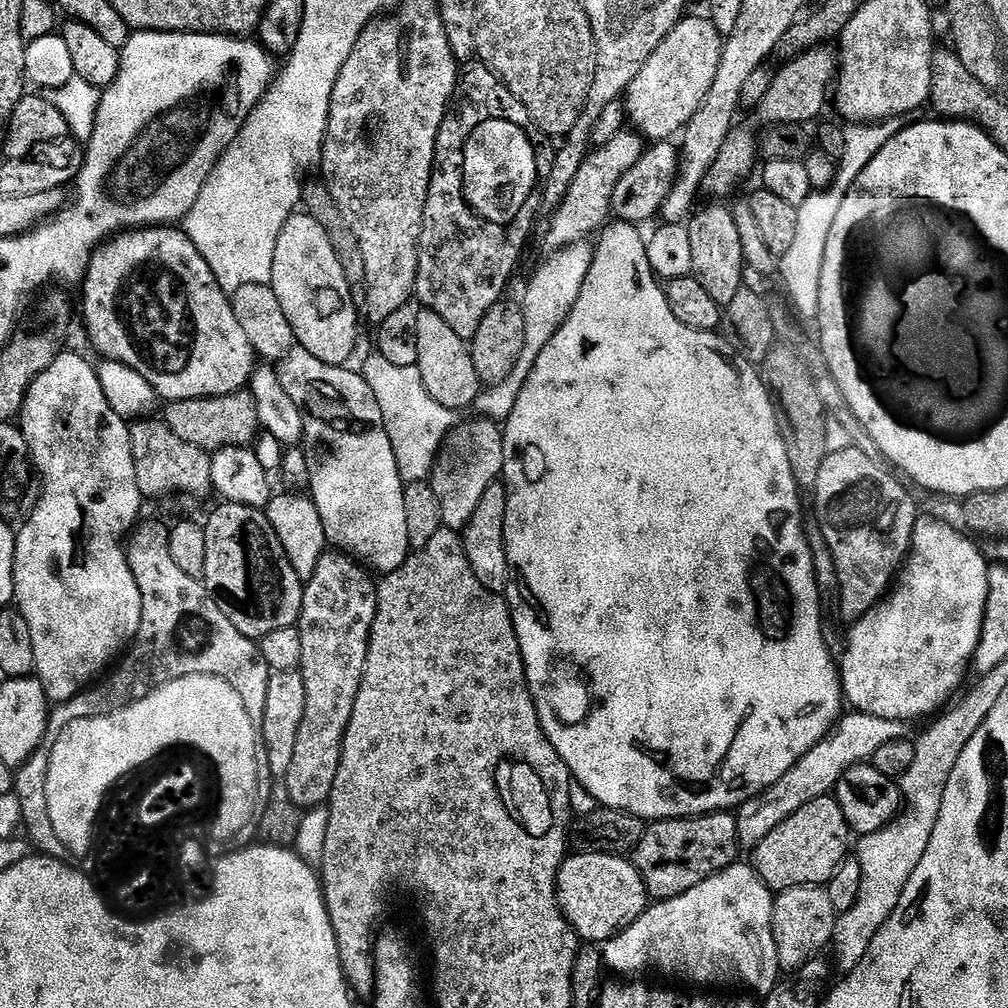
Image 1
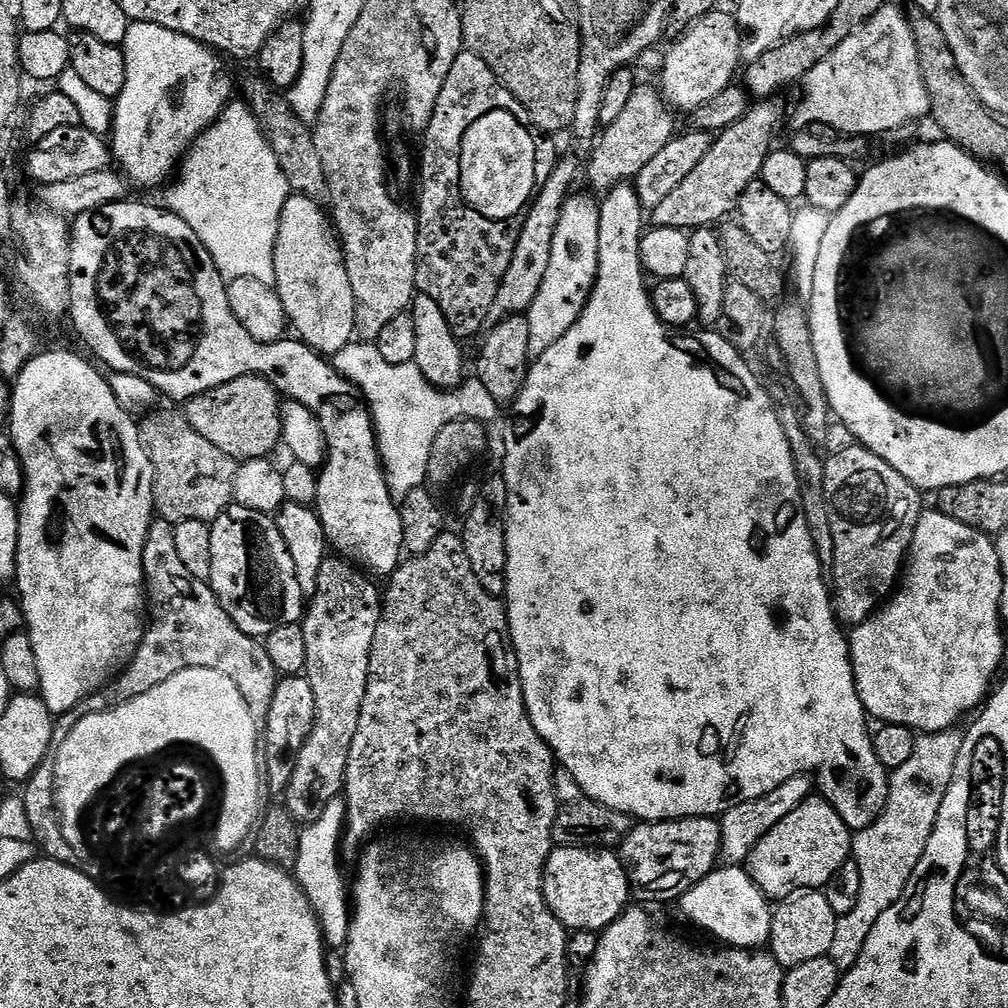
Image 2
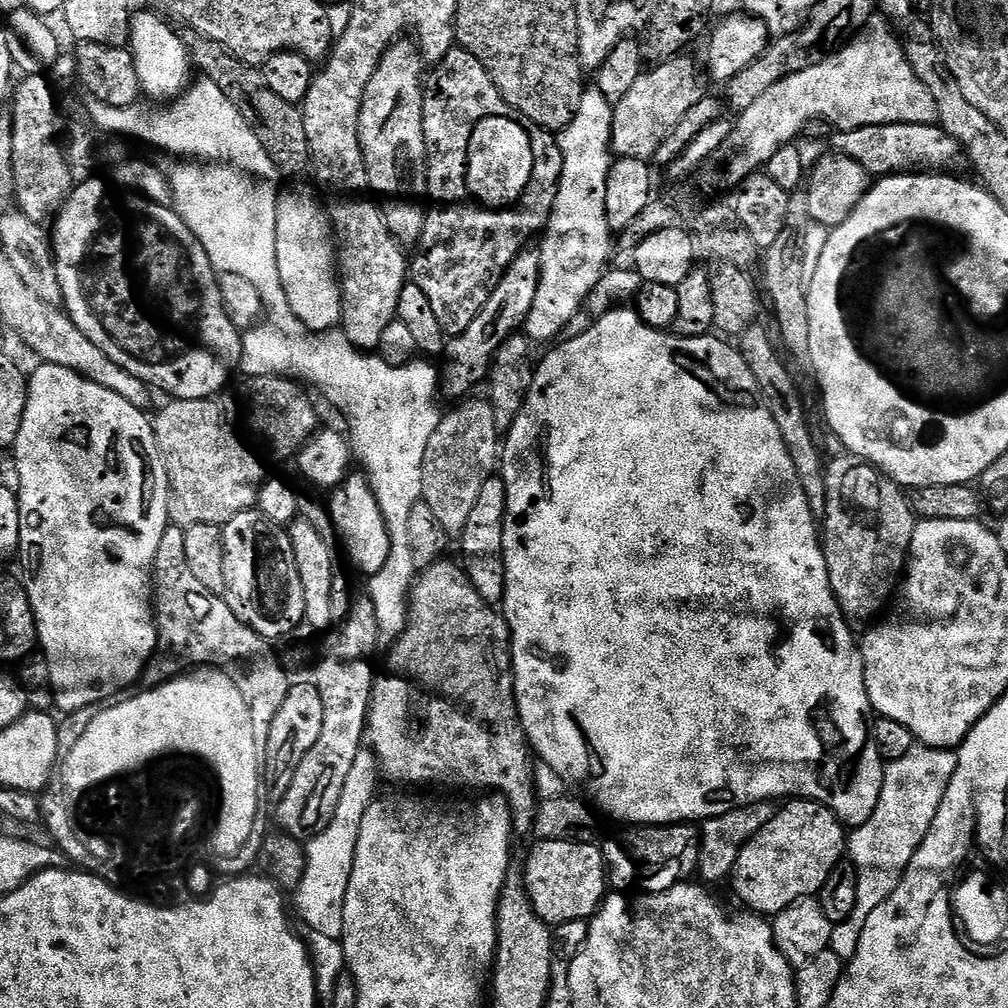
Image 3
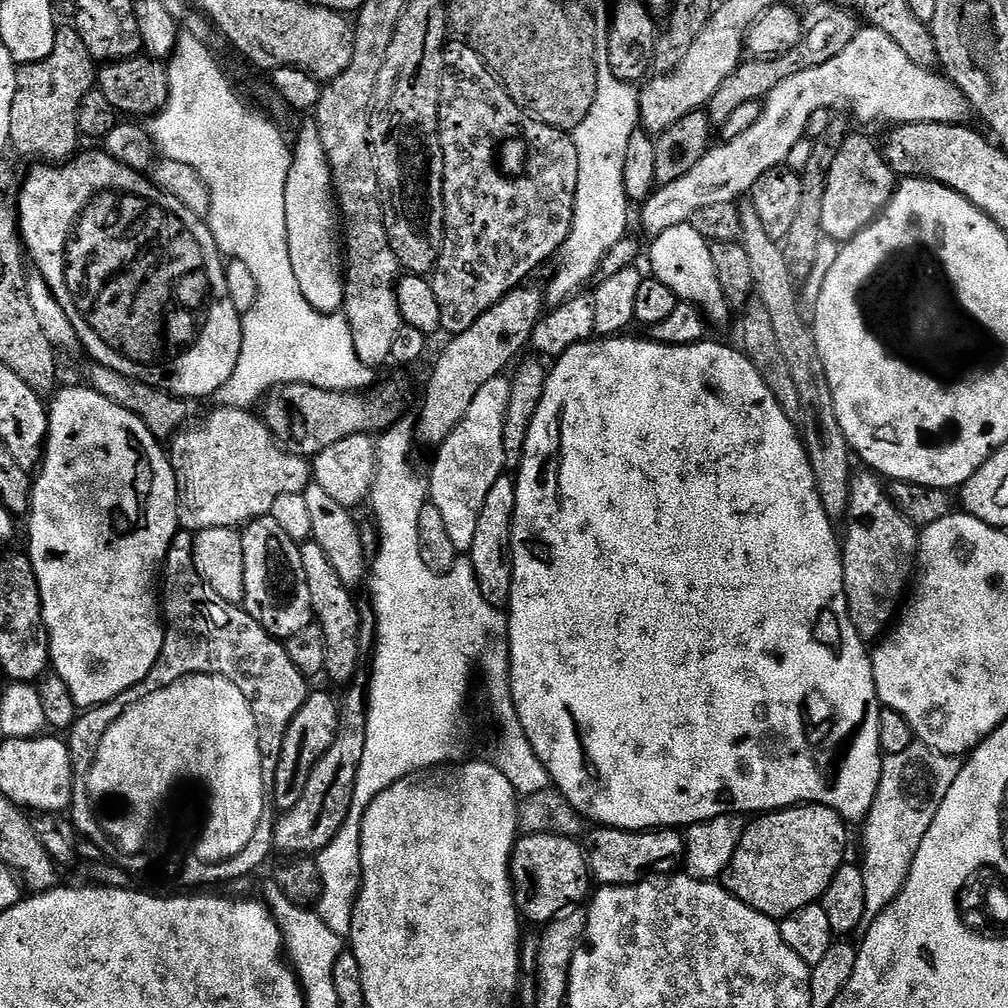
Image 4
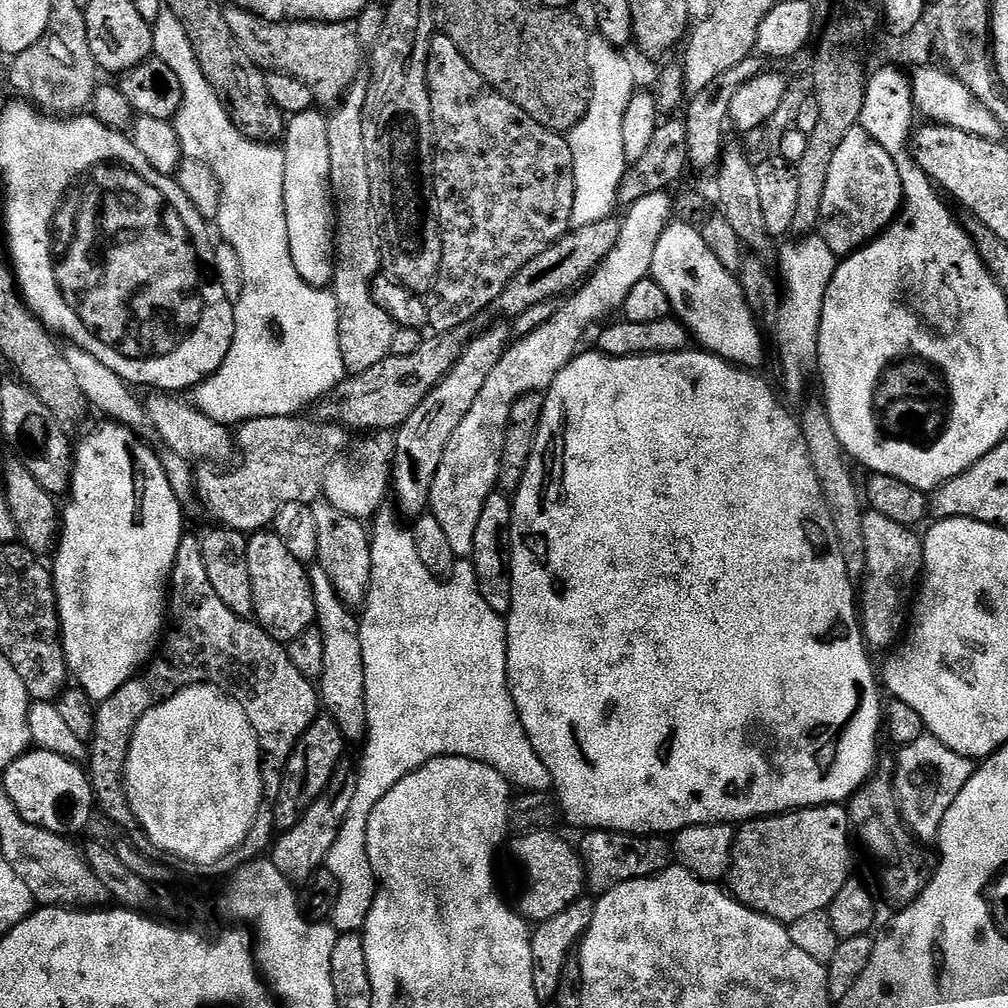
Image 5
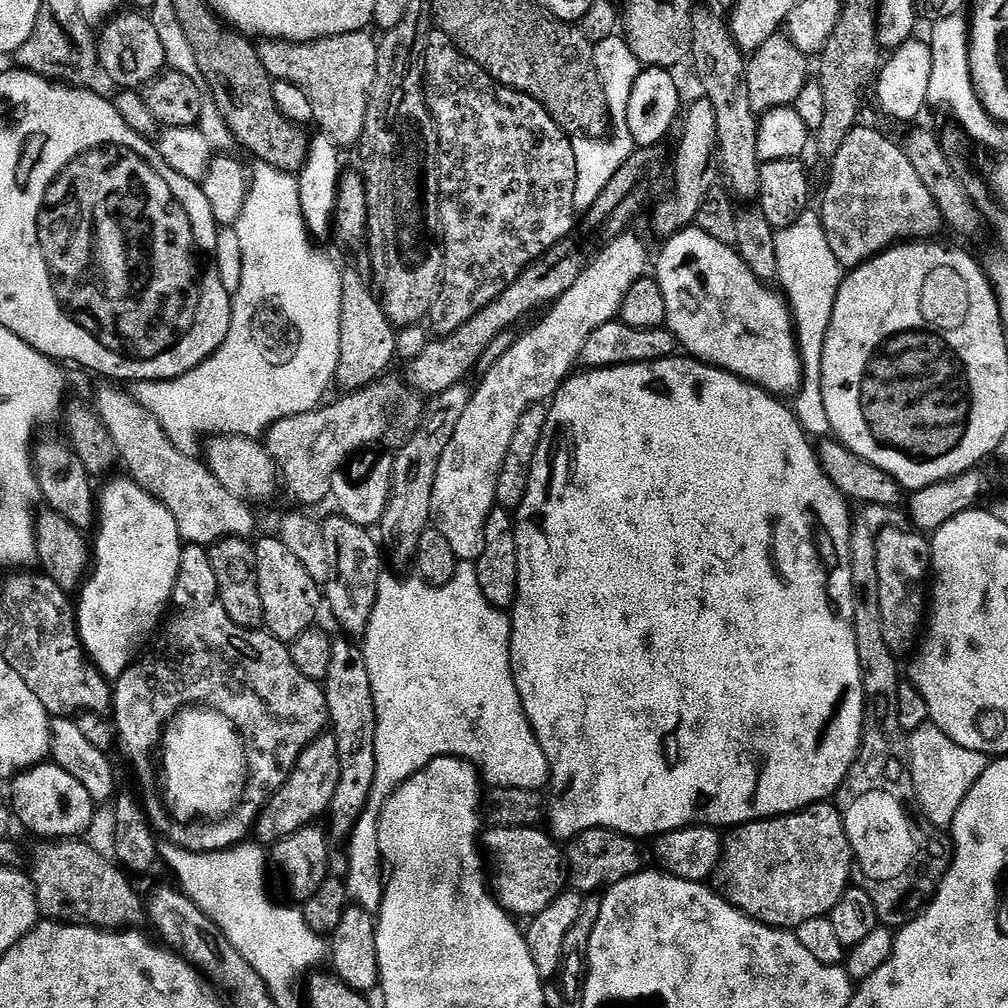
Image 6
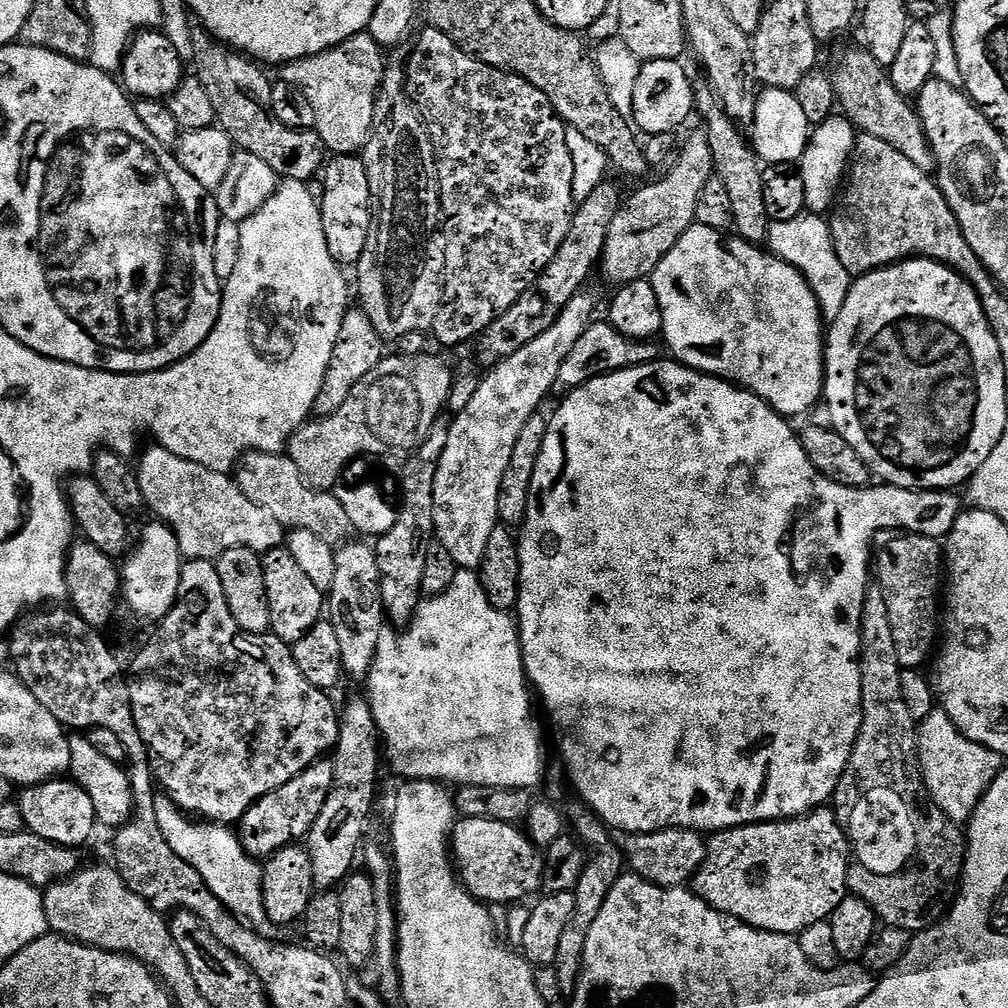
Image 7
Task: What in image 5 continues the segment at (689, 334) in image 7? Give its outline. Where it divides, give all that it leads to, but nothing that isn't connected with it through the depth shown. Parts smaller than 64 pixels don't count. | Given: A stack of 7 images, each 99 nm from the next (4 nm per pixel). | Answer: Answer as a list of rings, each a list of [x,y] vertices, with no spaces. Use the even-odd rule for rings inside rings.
[[[679,222],[669,224],[662,238],[658,238],[650,276],[658,282],[658,286],[662,286],[662,290],[666,290],[666,298],[670,298],[676,319],[684,323],[694,337],[695,343],[697,340],[700,343],[697,345],[703,351],[721,356],[724,360],[742,368],[759,369],[759,364],[764,360],[764,336],[760,333],[761,325],[746,302],[746,294],[740,285],[737,273],[722,266],[722,262],[714,258],[714,250],[706,246],[699,227]]]

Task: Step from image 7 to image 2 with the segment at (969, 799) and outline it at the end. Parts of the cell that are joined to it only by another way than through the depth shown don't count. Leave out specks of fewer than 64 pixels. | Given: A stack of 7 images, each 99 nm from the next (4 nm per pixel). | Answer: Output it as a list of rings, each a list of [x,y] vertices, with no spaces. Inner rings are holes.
[[[959,727],[948,728],[944,732],[925,732],[917,735],[914,754],[902,766],[890,772],[888,777],[888,797],[884,813],[869,828],[852,837],[852,855],[861,871],[861,889],[857,905],[850,914],[839,917],[834,930],[834,943],[830,945],[828,957],[841,970],[847,970],[858,962],[874,922],[902,898],[922,854],[926,842],[936,825],[938,810],[950,790],[954,778],[954,766],[958,766],[958,754],[962,754],[964,732]]]

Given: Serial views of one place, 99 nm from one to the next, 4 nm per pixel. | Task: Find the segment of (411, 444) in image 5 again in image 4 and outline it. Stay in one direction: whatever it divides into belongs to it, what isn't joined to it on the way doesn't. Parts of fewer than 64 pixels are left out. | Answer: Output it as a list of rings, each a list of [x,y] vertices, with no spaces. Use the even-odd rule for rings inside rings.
[[[528,287],[514,288],[505,294],[499,302],[490,306],[490,310],[486,310],[477,318],[474,326],[455,333],[449,339],[452,341],[441,350],[440,357],[437,358],[436,365],[432,368],[432,377],[428,380],[428,393],[425,394],[424,401],[420,404],[420,417],[414,420],[415,439],[419,443],[421,440],[429,450],[439,448],[445,438],[452,433],[454,426],[458,426],[458,422],[464,417],[466,410],[470,410],[470,402],[474,402],[474,394],[478,394],[478,390],[482,390],[482,386],[486,386],[486,382],[490,382],[495,376],[501,375],[505,371],[504,367],[508,363],[511,365],[521,355],[519,352],[526,348],[532,331],[542,316],[542,309],[540,310],[540,300],[542,304],[541,289],[539,292],[536,288]]]

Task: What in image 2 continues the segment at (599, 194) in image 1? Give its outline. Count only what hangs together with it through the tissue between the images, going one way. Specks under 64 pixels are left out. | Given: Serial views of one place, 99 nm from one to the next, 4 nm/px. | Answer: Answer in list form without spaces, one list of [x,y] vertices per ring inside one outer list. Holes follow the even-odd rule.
[[[637,86],[634,94],[630,94],[630,102],[626,102],[622,114],[618,114],[618,119],[607,124],[599,133],[590,153],[592,161],[586,164],[586,180],[588,176],[589,182],[592,183],[591,191],[606,194],[620,184],[635,181],[642,166],[651,162],[660,153],[662,146],[672,141],[677,128],[671,115],[673,116],[673,113],[668,104],[655,87],[652,89]]]

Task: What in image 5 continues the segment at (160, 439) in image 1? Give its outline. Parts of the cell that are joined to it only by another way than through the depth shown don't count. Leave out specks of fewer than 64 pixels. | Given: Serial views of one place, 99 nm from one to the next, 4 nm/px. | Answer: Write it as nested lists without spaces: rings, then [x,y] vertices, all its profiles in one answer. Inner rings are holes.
[[[271,416],[239,425],[238,452],[244,455],[240,468],[198,480],[198,500],[200,496],[217,525],[251,534],[267,529],[282,506],[290,502],[312,504],[321,499],[326,470],[349,447],[349,433],[338,424],[311,424],[300,419],[304,418]]]

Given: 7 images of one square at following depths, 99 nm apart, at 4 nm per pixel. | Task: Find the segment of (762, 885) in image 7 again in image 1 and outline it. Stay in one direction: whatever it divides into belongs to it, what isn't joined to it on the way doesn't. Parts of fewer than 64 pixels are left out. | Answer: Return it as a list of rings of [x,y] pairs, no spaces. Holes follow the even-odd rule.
[[[835,795],[814,798],[790,814],[751,853],[750,863],[767,888],[779,894],[794,886],[824,886],[832,880],[850,852],[850,829]]]

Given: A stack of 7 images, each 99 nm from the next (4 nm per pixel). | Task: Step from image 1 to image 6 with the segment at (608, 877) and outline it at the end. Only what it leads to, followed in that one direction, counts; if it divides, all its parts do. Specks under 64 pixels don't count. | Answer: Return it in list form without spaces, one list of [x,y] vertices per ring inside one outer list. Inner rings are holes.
[[[492,826],[482,836],[482,848],[492,875],[490,887],[498,903],[516,918],[531,918],[542,914],[542,910],[546,910],[546,906],[550,906],[550,902],[560,896],[566,884],[561,845],[547,831],[540,831],[539,827]]]

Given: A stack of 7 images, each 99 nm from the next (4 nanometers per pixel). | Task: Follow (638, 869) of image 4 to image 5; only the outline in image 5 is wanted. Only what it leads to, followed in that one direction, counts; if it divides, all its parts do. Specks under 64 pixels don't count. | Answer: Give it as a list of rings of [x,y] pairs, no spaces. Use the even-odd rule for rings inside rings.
[[[588,830],[578,843],[578,851],[584,862],[586,884],[596,894],[610,891],[622,882],[653,876],[656,872],[666,870],[673,863],[674,848],[667,844],[664,836],[635,836],[629,832],[606,832]]]

